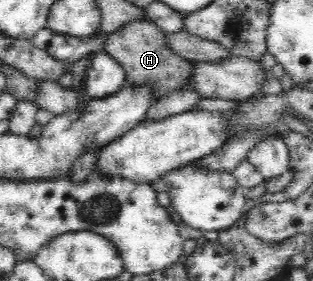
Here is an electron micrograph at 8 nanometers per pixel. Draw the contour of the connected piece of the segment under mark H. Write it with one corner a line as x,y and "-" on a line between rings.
133,21
123,25
106,38
105,50
122,67
125,72
125,84
131,86
149,86
153,92
153,100
163,98
165,95
179,89
192,90
190,86
193,78
195,62
185,60
175,54
167,44
166,32
155,23
149,21

